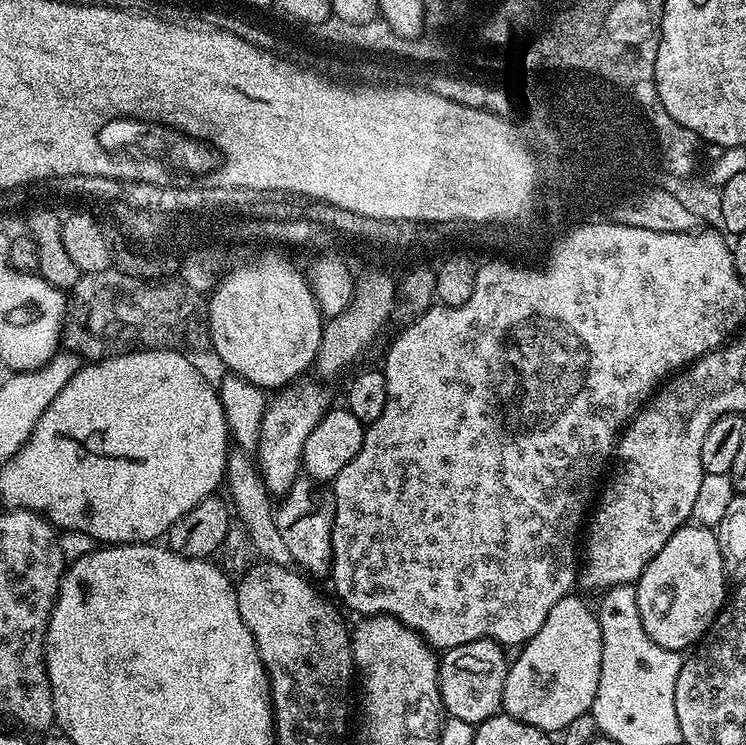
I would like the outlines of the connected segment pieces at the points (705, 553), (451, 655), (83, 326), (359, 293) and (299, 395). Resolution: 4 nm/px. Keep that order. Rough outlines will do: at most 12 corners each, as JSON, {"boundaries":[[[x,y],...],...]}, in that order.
{"boundaries":[[[679,528],[634,595],[658,646],[699,645],[730,595],[715,531]],[[495,640],[439,657],[449,717],[475,726],[501,711],[510,663]],[[83,273],[63,343],[92,362],[205,345],[202,294]],[[356,280],[342,314],[325,319],[315,371],[340,376],[392,314],[398,284]],[[301,378],[269,399],[254,456],[285,496],[306,438],[330,411],[327,390]]]}

